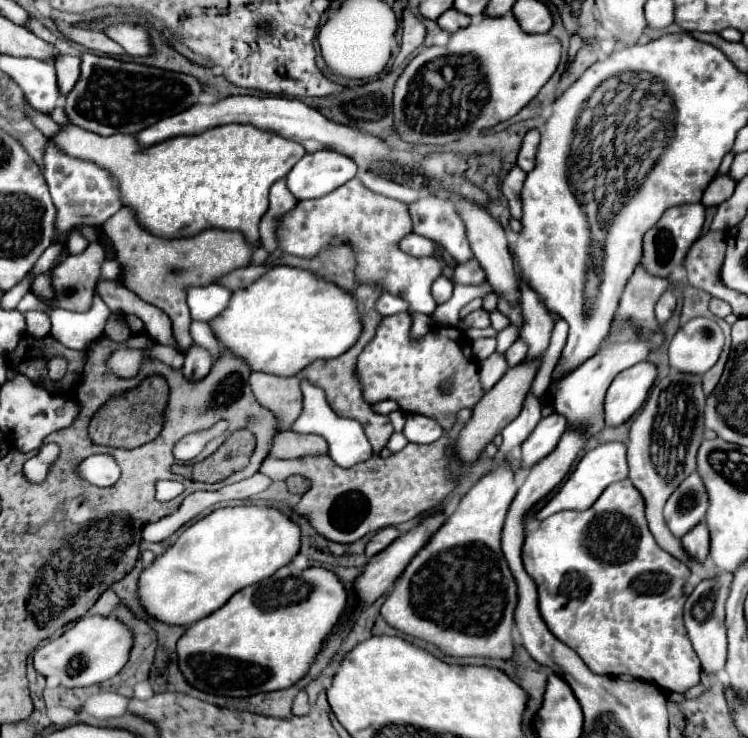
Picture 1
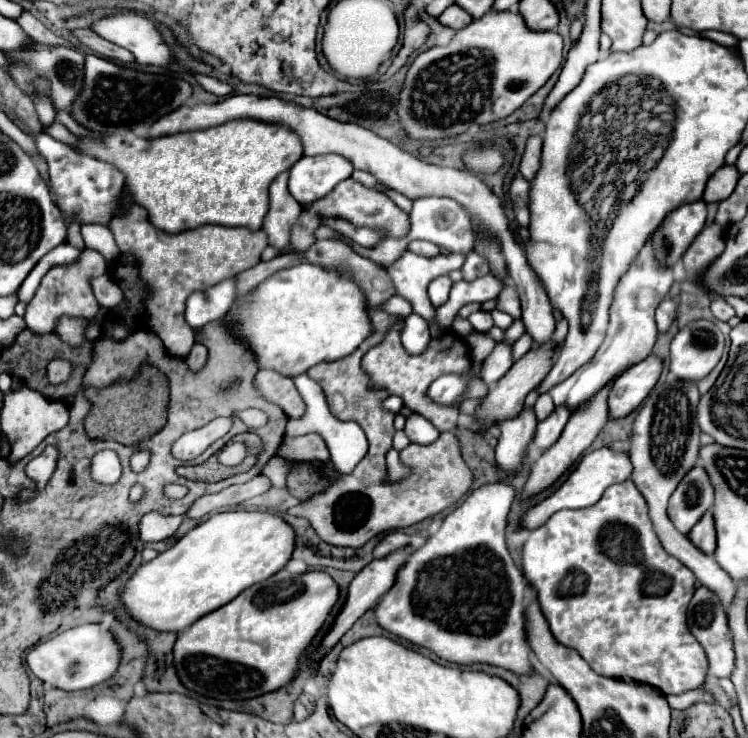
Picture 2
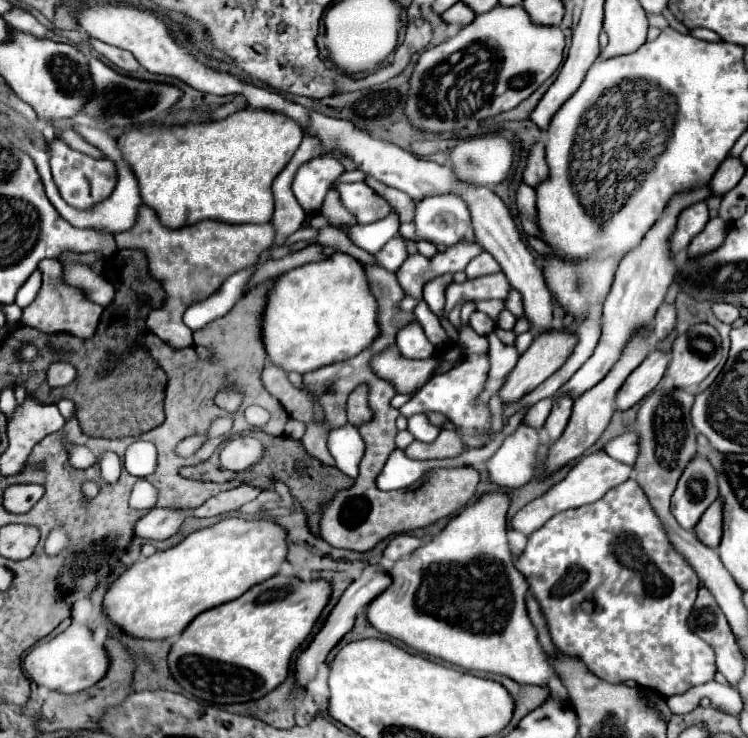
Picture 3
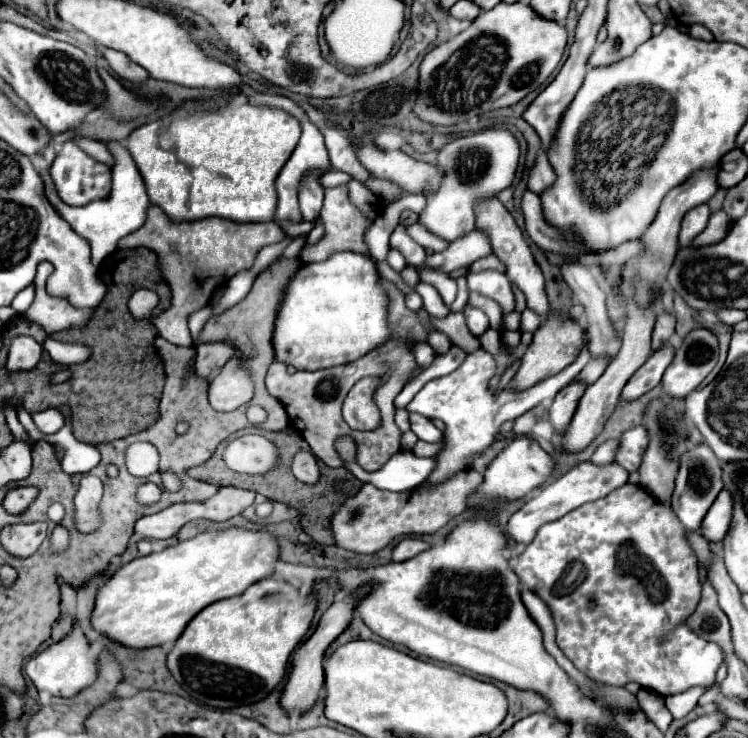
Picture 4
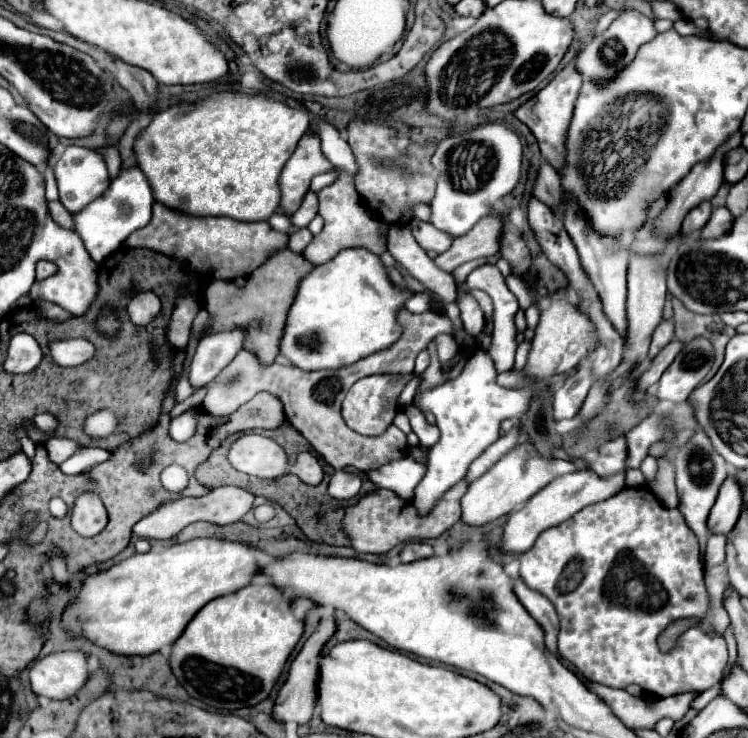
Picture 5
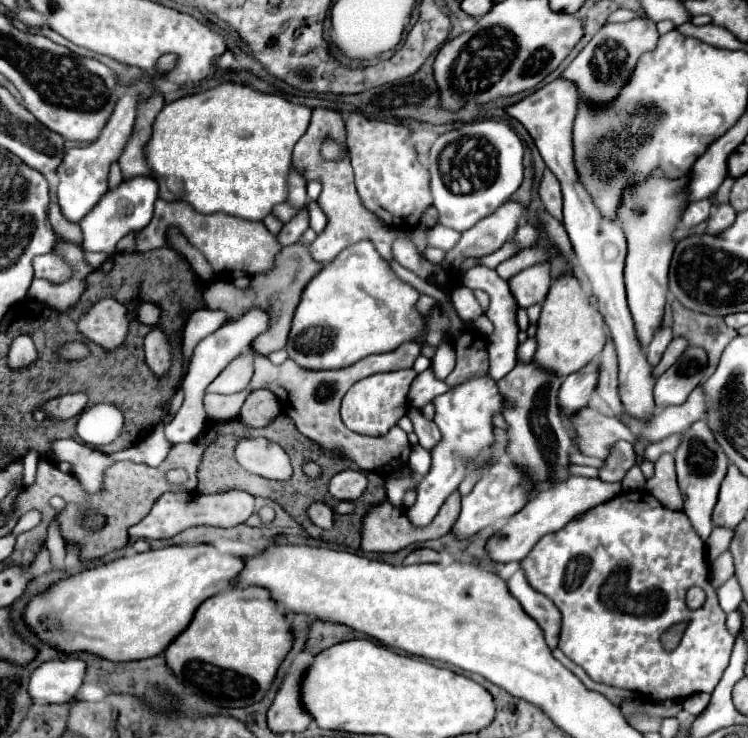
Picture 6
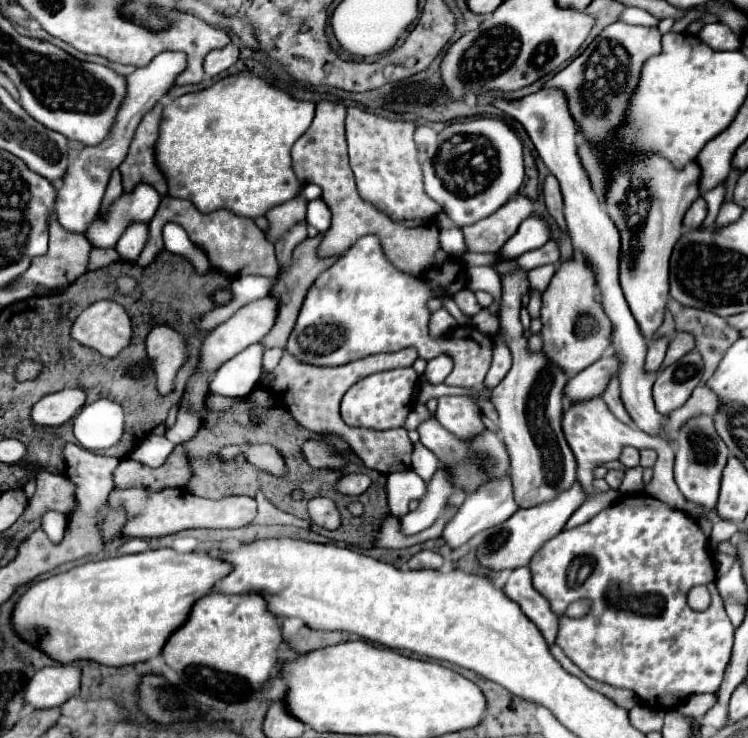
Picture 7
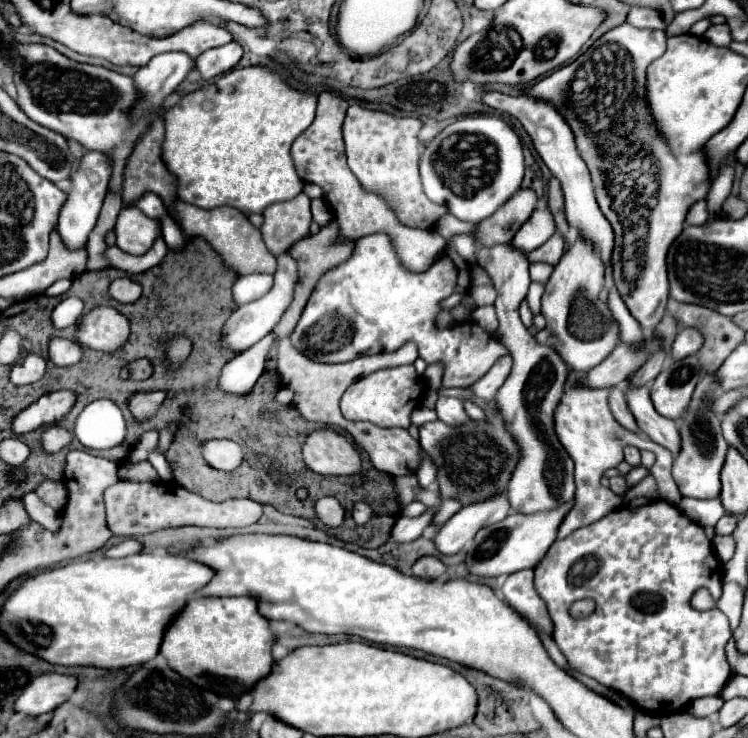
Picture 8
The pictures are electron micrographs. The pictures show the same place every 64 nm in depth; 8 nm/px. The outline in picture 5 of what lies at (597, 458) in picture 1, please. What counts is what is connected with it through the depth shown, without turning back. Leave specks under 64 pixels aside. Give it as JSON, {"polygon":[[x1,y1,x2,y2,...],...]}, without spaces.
{"polygon":[[591,468,574,472,574,474,565,474,556,480,552,480,546,488,536,492,518,512,514,512,506,520,504,530,502,530,502,542,500,542,498,550,502,554,524,554,524,552,528,552,534,546,536,538,544,530,562,524,564,520,572,518,574,514,590,504,602,502,602,500,618,494,622,490,622,482,624,482,624,474,618,474,612,478,598,478,598,475]]}

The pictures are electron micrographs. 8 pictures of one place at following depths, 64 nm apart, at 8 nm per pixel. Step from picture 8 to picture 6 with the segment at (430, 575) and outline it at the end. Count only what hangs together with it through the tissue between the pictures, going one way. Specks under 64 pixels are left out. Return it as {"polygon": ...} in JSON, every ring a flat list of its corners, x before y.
{"polygon":[[420,548,420,550,414,550,410,556,406,556,404,564,428,564,428,562,440,562,440,554,430,550,430,548]]}

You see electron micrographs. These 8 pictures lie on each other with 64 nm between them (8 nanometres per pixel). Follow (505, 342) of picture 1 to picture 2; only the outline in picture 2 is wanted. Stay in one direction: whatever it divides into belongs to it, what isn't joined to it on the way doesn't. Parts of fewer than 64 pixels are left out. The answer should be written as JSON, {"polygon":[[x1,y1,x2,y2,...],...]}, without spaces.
{"polygon":[[514,320,514,324,506,330,506,344,514,344,526,332,522,320]]}

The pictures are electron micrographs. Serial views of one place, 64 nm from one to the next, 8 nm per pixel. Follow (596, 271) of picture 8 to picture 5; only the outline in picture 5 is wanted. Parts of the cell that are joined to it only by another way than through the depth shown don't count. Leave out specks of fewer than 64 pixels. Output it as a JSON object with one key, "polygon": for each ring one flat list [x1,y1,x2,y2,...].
{"polygon":[[570,288,556,290,548,302,546,308,540,312,540,322,536,326,536,336,532,340,532,350,528,354,528,364,524,372,536,380,548,378,550,374,566,374,580,366,580,362,596,348,596,326,588,318,584,310,580,310,576,304,568,300]]}

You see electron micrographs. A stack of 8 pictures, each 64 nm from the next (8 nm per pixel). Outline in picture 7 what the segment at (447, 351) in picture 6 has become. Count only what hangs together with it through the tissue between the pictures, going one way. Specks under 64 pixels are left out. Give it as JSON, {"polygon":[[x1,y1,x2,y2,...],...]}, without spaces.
{"polygon":[[438,356,438,358,434,358,434,360,428,362,424,378,430,384,442,384,444,378,450,374,450,368,452,368,452,360,448,356]]}

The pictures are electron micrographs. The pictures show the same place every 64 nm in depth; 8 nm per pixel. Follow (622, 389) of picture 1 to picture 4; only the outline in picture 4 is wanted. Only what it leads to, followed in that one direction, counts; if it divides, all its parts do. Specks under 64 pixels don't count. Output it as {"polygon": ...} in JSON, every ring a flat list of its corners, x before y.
{"polygon":[[666,344,658,352,654,352,646,360,646,364,642,368,638,368,634,372,634,376,628,380,628,384,622,390,622,398,624,400,636,400,638,396,652,390,660,382,664,370,672,362,672,358,674,358,674,346,670,346,670,344]]}

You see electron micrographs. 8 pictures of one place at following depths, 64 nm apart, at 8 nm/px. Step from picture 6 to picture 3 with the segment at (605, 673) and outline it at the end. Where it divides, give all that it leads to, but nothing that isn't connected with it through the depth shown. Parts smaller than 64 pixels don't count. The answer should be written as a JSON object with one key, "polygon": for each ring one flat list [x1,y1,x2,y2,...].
{"polygon":[[626,480,614,492,606,492,594,504,550,518,528,538,524,552,516,560,516,568,526,578,534,598,542,604,542,612,546,612,556,648,578,656,594,676,610,684,634,680,642,688,660,692,662,696,684,694,692,686,714,680,716,654,710,644,688,628,688,616,700,588,698,574,670,544,662,520,634,480]]}

